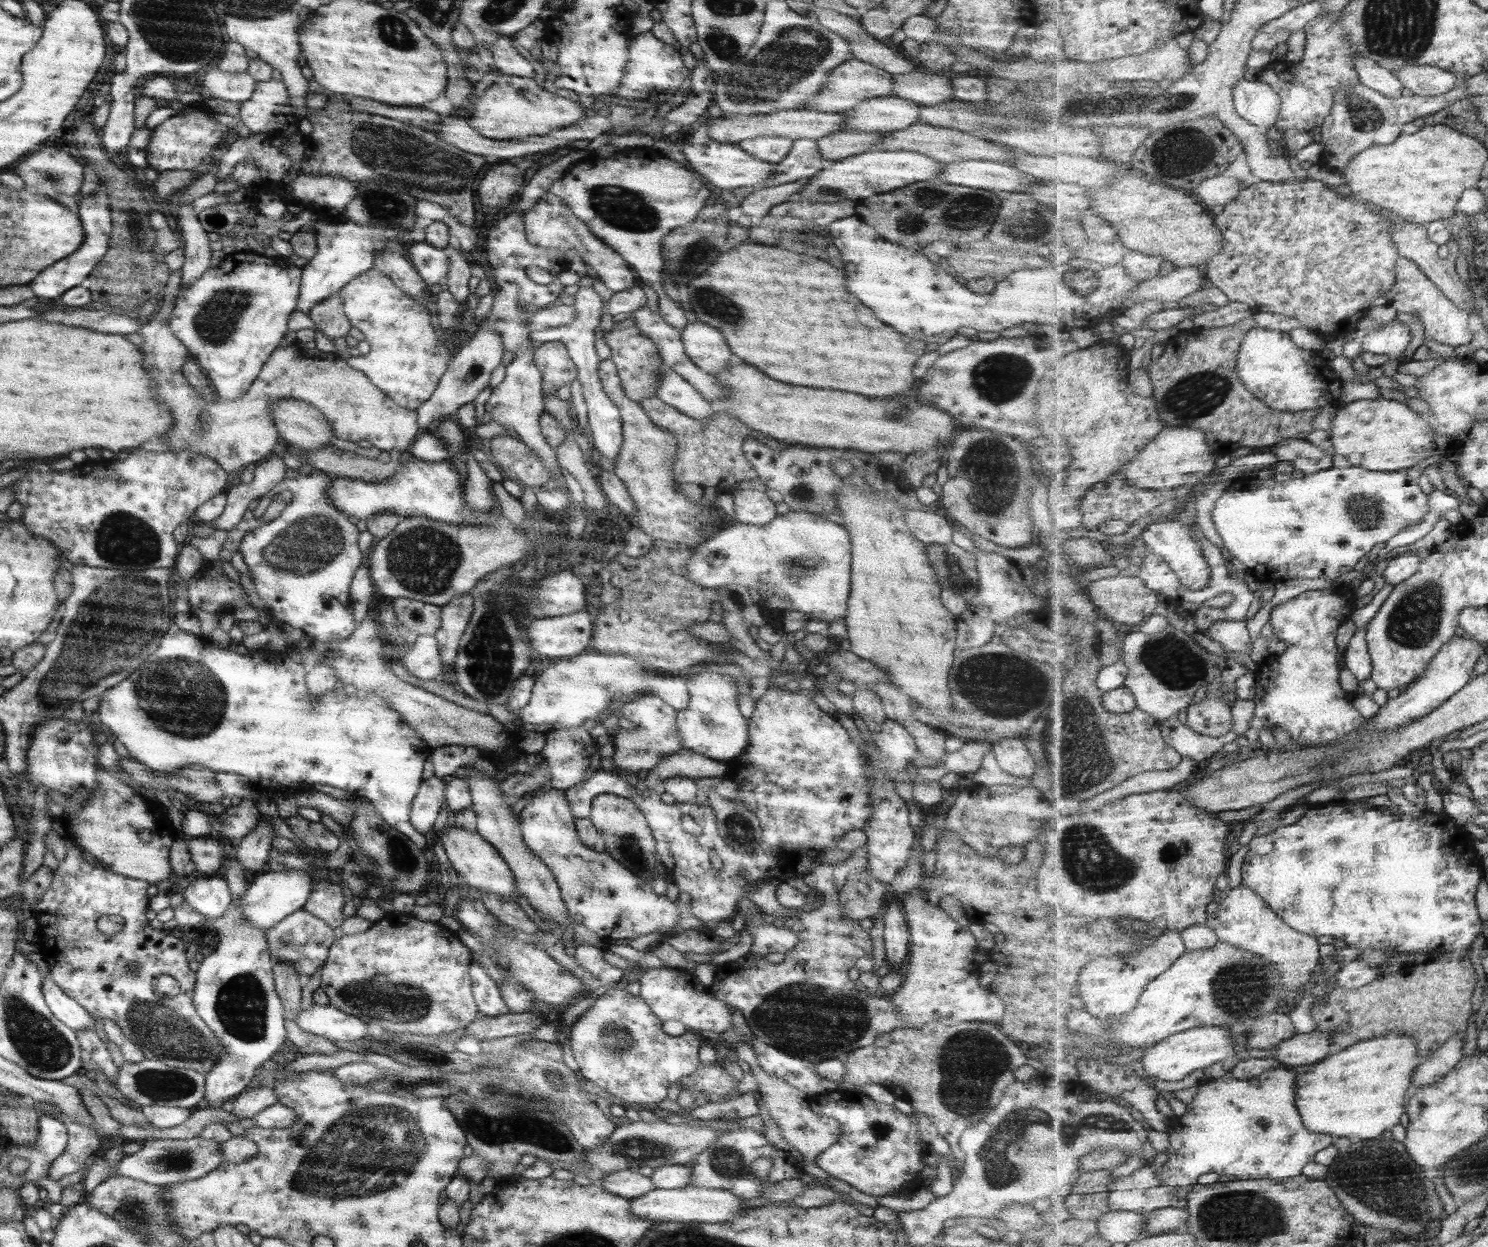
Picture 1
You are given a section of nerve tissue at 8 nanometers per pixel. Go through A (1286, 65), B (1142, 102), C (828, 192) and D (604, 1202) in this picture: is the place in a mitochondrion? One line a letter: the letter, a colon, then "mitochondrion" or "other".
A: other
B: mitochondrion
C: mitochondrion
D: other

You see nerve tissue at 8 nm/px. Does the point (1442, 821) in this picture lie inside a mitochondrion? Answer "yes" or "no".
no

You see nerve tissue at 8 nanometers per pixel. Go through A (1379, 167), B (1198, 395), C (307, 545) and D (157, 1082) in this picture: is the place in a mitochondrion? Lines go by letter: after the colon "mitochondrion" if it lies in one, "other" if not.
A: other
B: mitochondrion
C: mitochondrion
D: mitochondrion

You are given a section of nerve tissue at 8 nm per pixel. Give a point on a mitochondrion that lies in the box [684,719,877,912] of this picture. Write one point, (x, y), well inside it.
(739, 829)

